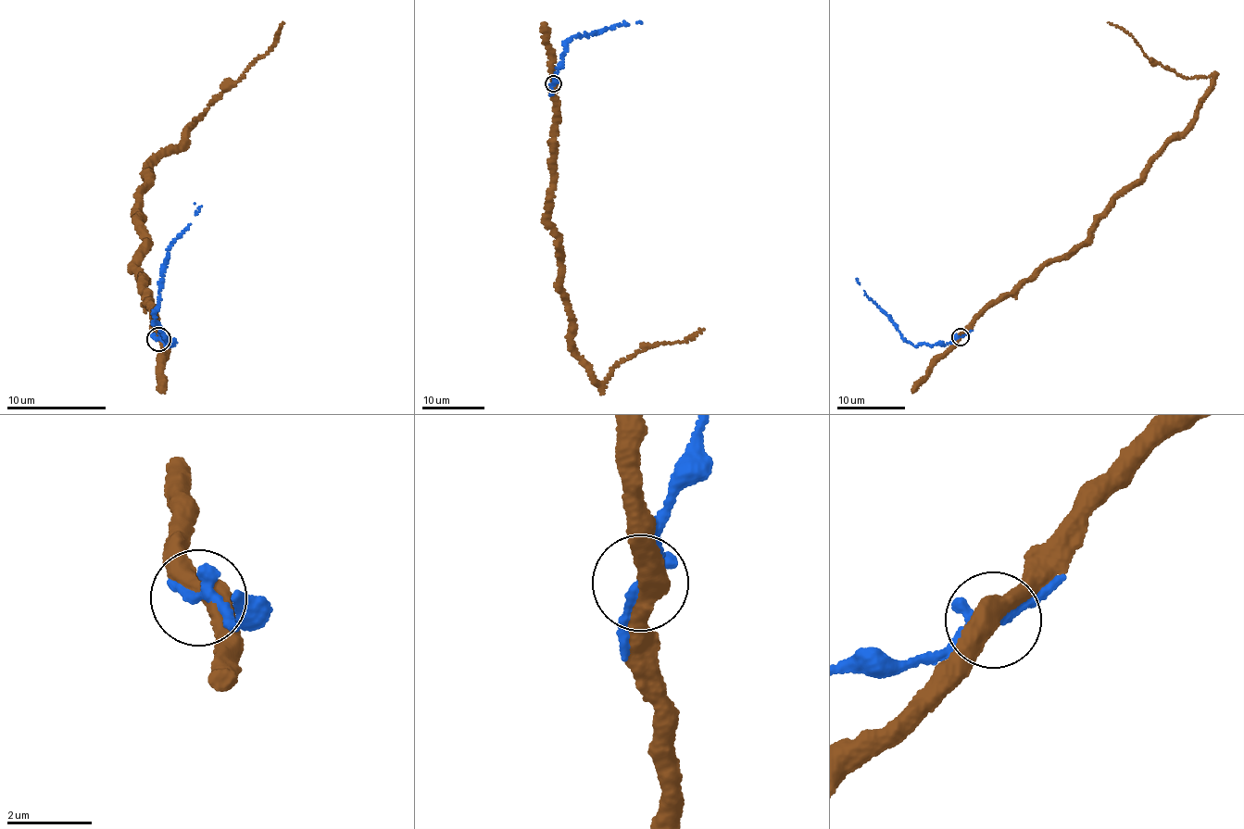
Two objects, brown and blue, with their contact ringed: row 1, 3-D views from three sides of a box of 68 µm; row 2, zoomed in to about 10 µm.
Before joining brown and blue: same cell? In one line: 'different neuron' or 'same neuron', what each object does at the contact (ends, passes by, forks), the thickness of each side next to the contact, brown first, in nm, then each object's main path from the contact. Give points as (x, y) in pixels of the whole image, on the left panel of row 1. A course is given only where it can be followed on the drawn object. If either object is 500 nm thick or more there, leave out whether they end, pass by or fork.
same neuron; brown passes by; blue passes by; 440 nm thick on the brown side, 240 nm on the other; brown runs (158, 338), (156, 311), (136, 266), (147, 244), (138, 210), (152, 182), (145, 172), (269, 54), (282, 22); blue runs (158, 338), (169, 345), (155, 320), (168, 248), (184, 232), (197, 211), (194, 203)

